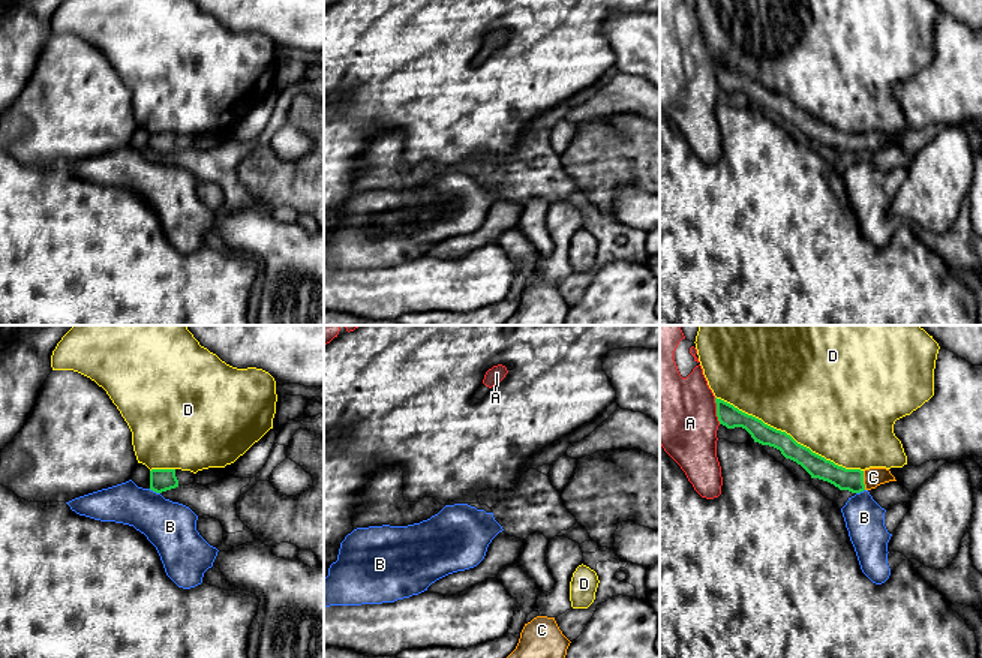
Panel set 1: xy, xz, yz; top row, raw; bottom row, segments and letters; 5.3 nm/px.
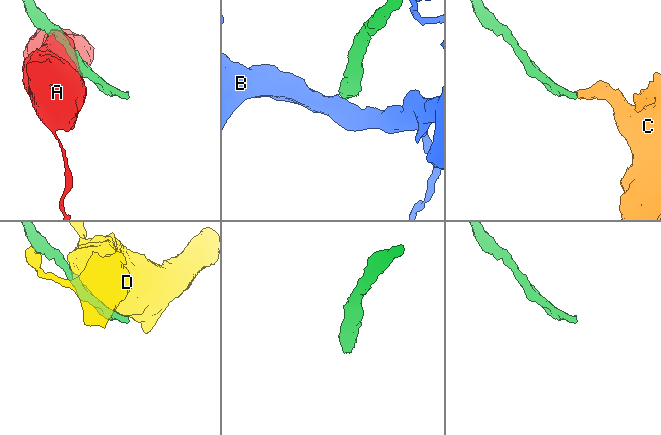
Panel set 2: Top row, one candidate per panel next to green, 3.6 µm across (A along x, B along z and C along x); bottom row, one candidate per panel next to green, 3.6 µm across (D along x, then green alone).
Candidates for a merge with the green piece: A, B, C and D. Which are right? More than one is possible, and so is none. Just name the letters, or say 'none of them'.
C

